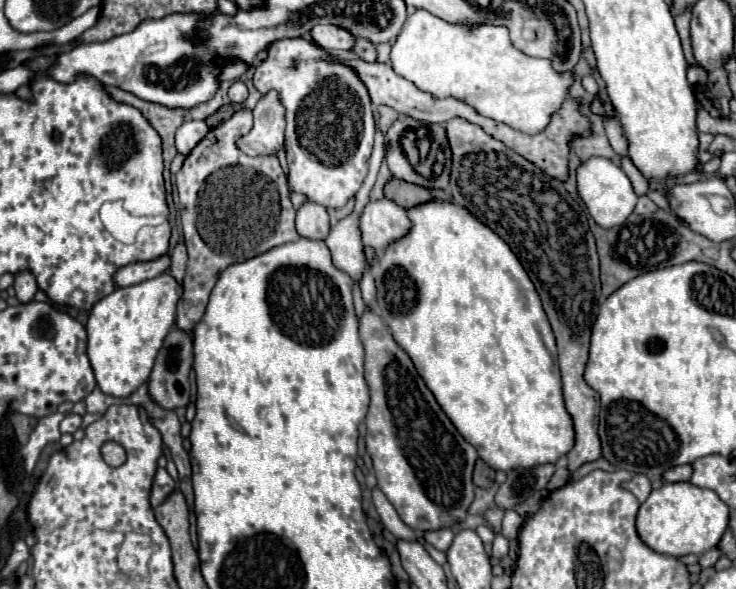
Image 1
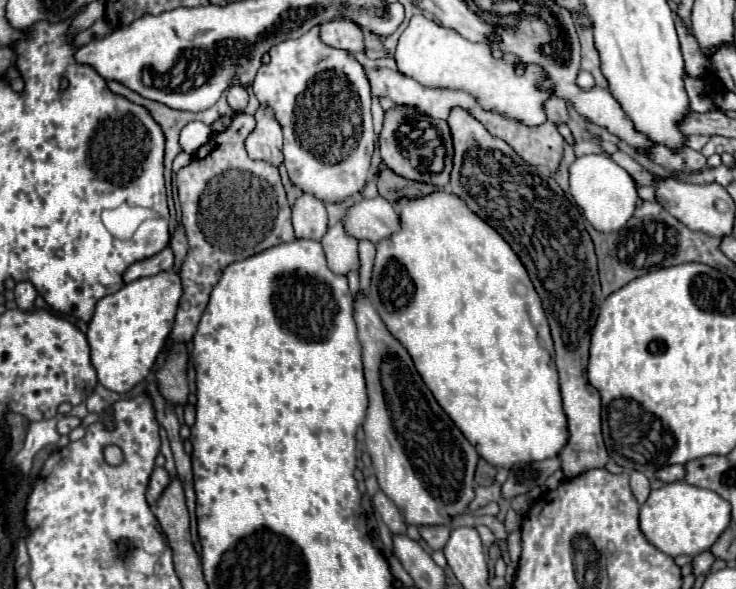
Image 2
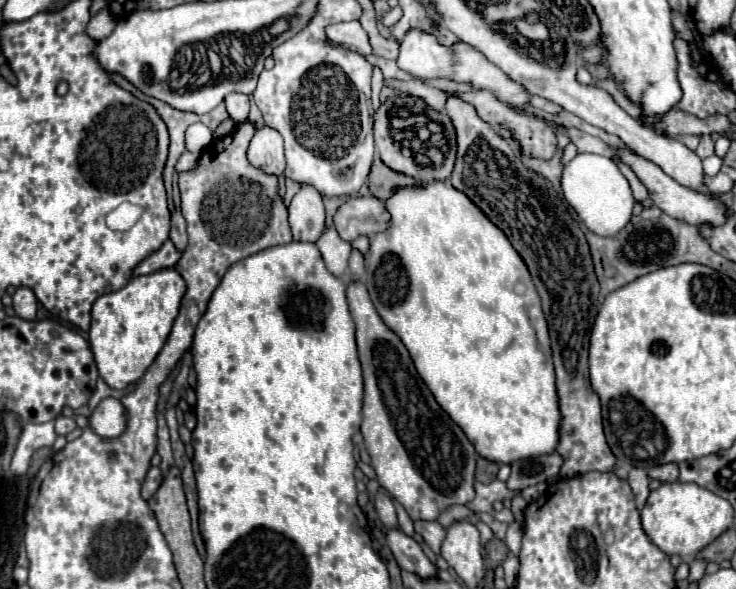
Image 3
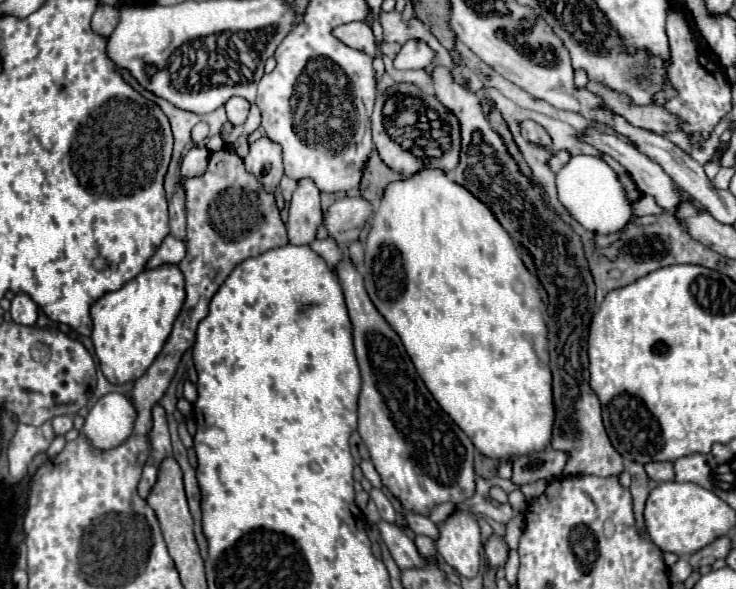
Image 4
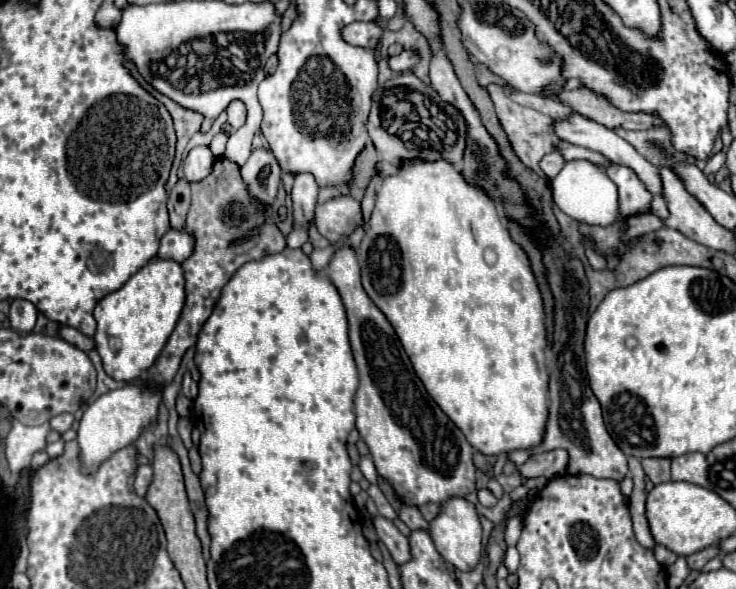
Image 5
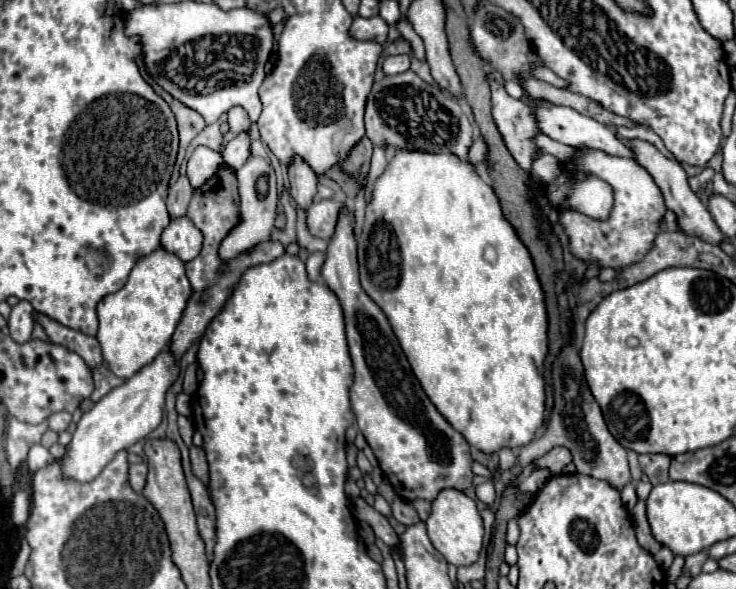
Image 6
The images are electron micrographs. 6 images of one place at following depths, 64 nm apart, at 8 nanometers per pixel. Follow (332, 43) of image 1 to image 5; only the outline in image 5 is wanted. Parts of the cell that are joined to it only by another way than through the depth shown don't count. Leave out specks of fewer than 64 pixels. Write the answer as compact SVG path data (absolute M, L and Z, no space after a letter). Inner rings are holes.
M352 22L342 28L342 38L352 46L374 48L376 42L382 38L382 28L376 22Z

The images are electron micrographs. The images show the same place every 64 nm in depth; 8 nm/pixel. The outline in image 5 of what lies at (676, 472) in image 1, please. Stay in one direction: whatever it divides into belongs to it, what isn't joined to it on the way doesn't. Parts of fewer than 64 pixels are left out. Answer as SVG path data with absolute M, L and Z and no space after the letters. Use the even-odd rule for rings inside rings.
M648 458L648 460L642 460L642 468L654 484L662 484L670 480L670 460Z

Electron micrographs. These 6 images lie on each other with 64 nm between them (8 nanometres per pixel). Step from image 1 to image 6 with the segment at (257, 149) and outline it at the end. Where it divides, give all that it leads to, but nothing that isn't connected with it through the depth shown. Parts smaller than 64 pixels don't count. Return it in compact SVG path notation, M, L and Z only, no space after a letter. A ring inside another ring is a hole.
M250 156L248 162L236 170L238 184L240 184L240 224L232 228L232 232L220 244L220 258L230 260L240 252L252 248L260 240L270 240L270 232L274 228L276 218L276 172L270 162L262 156Z

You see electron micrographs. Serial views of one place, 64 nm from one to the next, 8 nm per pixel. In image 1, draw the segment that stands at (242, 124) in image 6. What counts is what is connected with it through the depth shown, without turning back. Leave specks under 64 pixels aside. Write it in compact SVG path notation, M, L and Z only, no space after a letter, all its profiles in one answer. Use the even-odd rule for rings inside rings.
M242 80L234 82L234 84L230 86L230 90L228 90L228 98L230 98L232 104L242 104L242 102L248 98L248 88L246 88L246 84L244 84Z

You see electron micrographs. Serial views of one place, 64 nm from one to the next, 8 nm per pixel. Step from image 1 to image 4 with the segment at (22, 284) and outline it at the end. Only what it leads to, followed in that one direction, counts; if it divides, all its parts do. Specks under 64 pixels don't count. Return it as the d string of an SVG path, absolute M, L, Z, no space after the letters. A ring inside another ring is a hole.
M16 294L12 298L12 308L10 308L12 320L24 326L34 326L36 324L36 314L38 314L38 306L34 304L34 300L28 294Z

